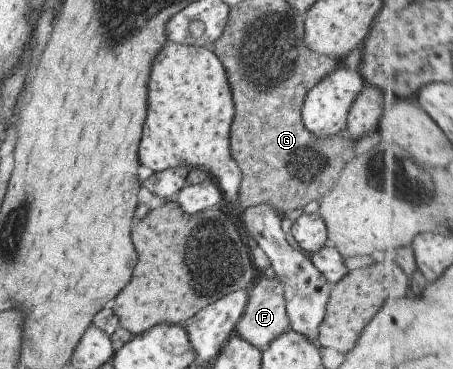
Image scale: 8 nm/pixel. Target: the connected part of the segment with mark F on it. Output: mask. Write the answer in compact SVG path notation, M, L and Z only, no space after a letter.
M262 277L257 282L252 283L247 289L247 302L245 303L243 314L239 317L234 328L234 333L257 347L264 348L279 334L283 334L289 326L289 321L285 310L283 289L281 283L276 279L267 280Z

